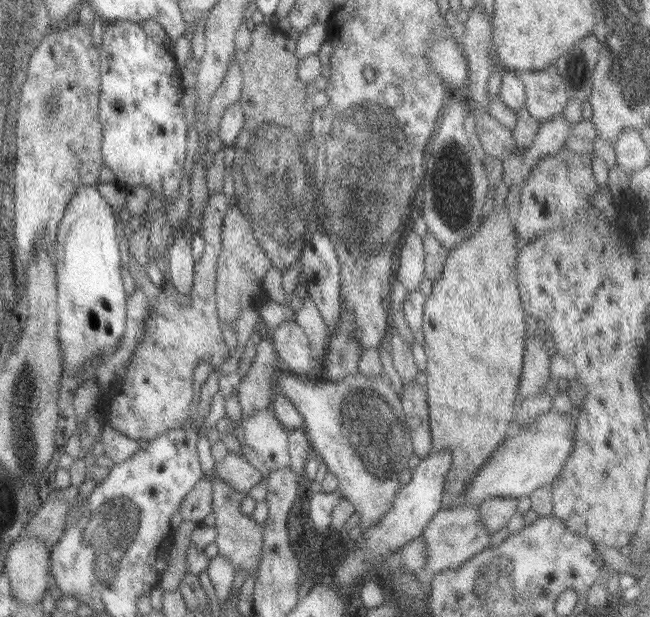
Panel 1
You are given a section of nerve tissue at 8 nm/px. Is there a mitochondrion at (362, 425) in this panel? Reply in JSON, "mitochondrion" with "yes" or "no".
{"mitochondrion":"yes"}

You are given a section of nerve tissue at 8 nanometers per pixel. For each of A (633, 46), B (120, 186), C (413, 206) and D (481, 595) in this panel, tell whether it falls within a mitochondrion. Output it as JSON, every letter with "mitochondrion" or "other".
{"A":"mitochondrion","B":"other","C":"other","D":"mitochondrion"}

